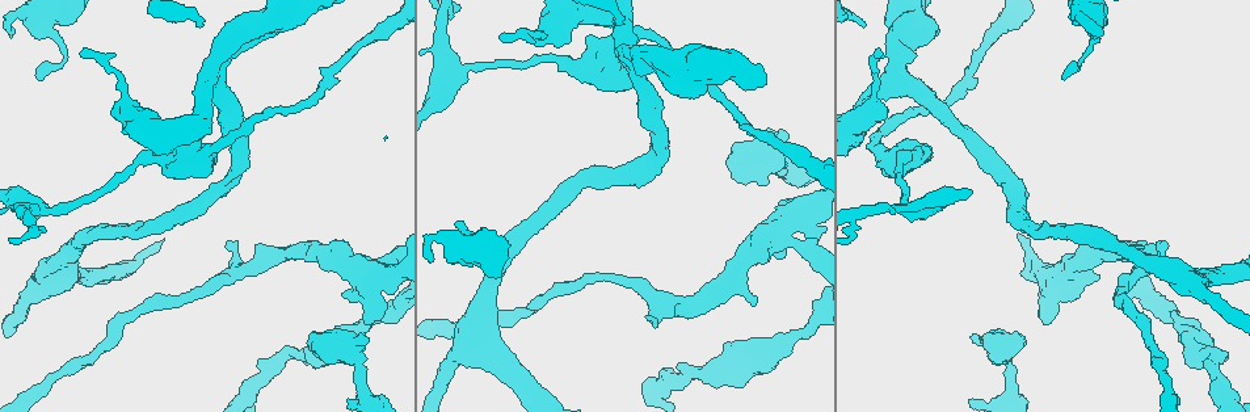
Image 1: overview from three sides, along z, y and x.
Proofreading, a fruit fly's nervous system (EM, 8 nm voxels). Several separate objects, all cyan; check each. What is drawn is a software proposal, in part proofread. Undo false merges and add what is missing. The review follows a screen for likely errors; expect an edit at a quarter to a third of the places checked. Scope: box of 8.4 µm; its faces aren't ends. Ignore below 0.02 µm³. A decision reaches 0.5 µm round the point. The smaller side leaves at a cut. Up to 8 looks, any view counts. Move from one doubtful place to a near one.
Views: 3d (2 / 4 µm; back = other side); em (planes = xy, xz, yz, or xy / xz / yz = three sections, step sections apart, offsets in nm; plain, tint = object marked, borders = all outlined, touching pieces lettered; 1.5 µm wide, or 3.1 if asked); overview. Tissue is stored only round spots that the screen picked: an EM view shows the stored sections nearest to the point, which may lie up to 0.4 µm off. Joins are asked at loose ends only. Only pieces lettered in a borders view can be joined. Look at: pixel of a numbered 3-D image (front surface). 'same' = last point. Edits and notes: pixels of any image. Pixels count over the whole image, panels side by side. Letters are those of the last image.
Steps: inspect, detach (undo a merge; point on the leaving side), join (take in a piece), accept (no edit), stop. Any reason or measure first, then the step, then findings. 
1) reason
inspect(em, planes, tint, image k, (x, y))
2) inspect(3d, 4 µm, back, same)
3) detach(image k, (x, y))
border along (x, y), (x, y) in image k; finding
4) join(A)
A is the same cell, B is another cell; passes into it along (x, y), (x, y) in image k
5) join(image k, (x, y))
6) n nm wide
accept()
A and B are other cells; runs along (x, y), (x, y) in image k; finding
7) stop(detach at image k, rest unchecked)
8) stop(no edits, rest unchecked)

calibre changes
inspect(em, 3.1 µm, planes, borders, image 1, (876, 140))

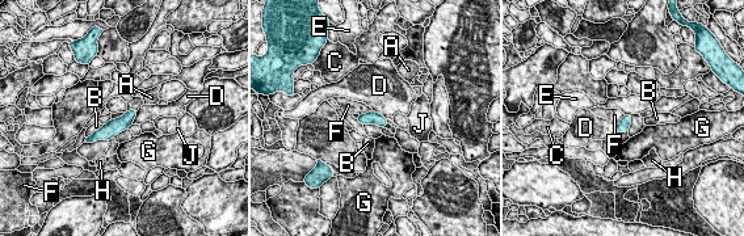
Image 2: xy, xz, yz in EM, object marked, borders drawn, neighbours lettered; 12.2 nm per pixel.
B touches over 280 nm
accept()
A, B, C, D, E, F, G, H and J are other cells; runs along (133, 113), (122, 123), (93, 138) in image 2; all the same neuron

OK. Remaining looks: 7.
sharp bend
inspect(em, planes, plain, image 1, (461, 71))

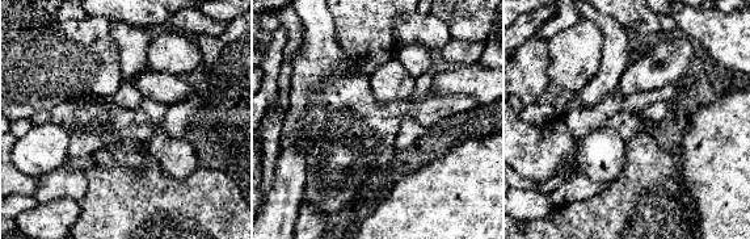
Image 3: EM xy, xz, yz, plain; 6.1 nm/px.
see the neighbours
inspect(em, planes, borders, same)

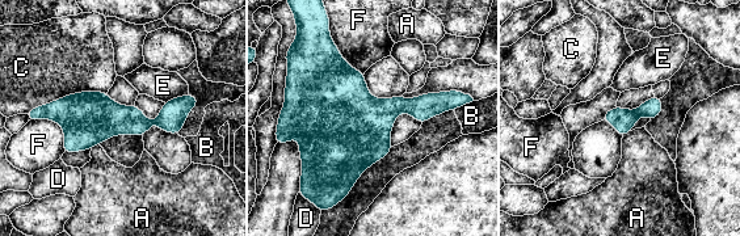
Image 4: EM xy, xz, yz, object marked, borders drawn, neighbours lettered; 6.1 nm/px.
accept()
A, B, C, D, E and F are other cells; runs along (194, 100), (152, 123), (42, 114) in image 4; one neuron here

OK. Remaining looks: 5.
an open end
inspect(3d, 4 µm, image 1, (38, 75))

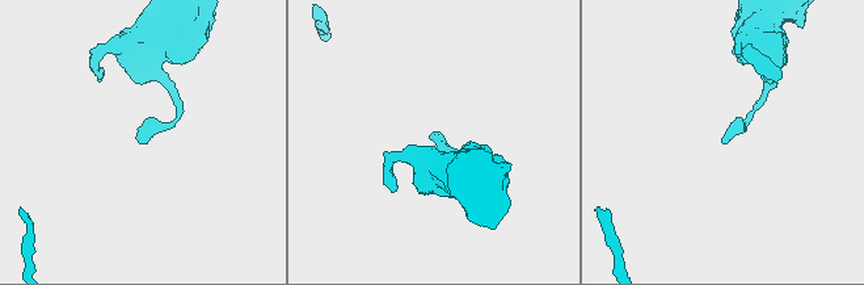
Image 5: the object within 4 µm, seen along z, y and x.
now the EM
inspect(em, yz, step 8, borders, image 5, (138, 141))

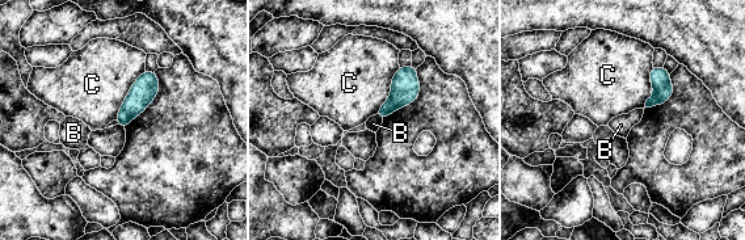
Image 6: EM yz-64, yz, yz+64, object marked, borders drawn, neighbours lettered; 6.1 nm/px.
C touches over 360 nm
accept()
B and C are other cells; none of them fits

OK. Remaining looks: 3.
stop(no edits, rest unchecked)

